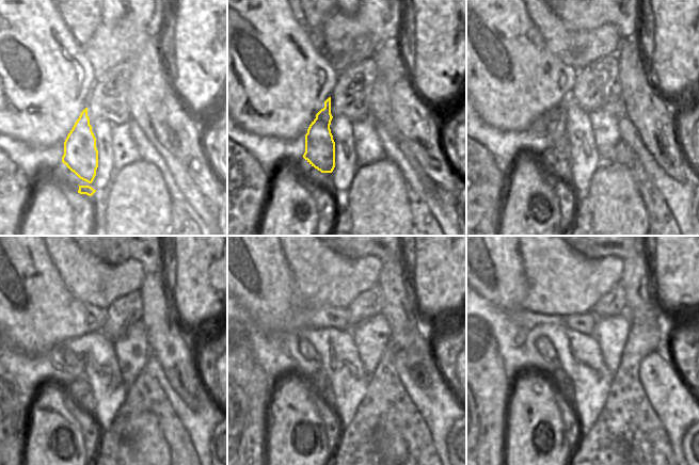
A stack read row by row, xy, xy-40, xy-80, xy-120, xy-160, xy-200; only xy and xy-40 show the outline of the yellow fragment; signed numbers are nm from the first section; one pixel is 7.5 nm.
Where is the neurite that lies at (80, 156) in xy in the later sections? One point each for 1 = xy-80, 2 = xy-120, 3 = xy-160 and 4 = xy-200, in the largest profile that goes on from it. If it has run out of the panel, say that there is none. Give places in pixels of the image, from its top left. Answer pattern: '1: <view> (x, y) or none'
1: xy-80 (557, 139)
2: xy-120 (70, 366)
3: xy-160 (307, 363)
4: xy-200 (545, 362)

